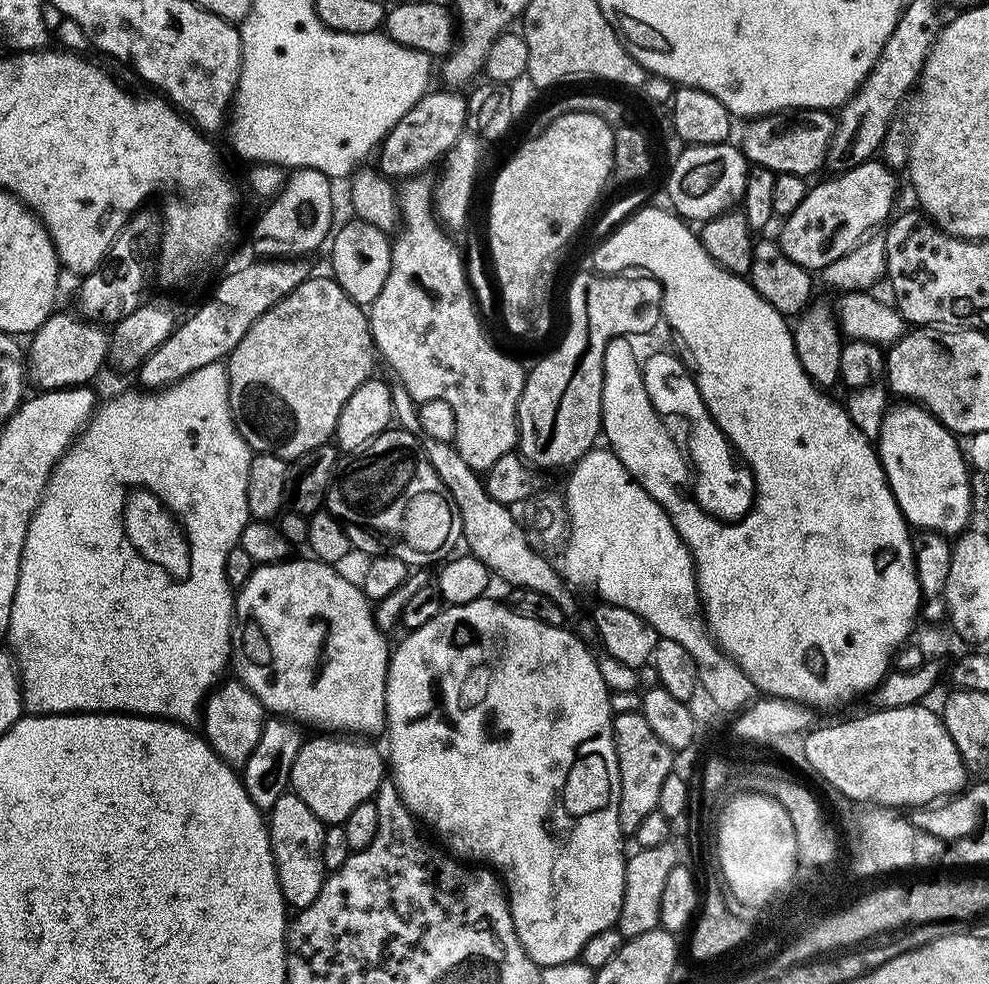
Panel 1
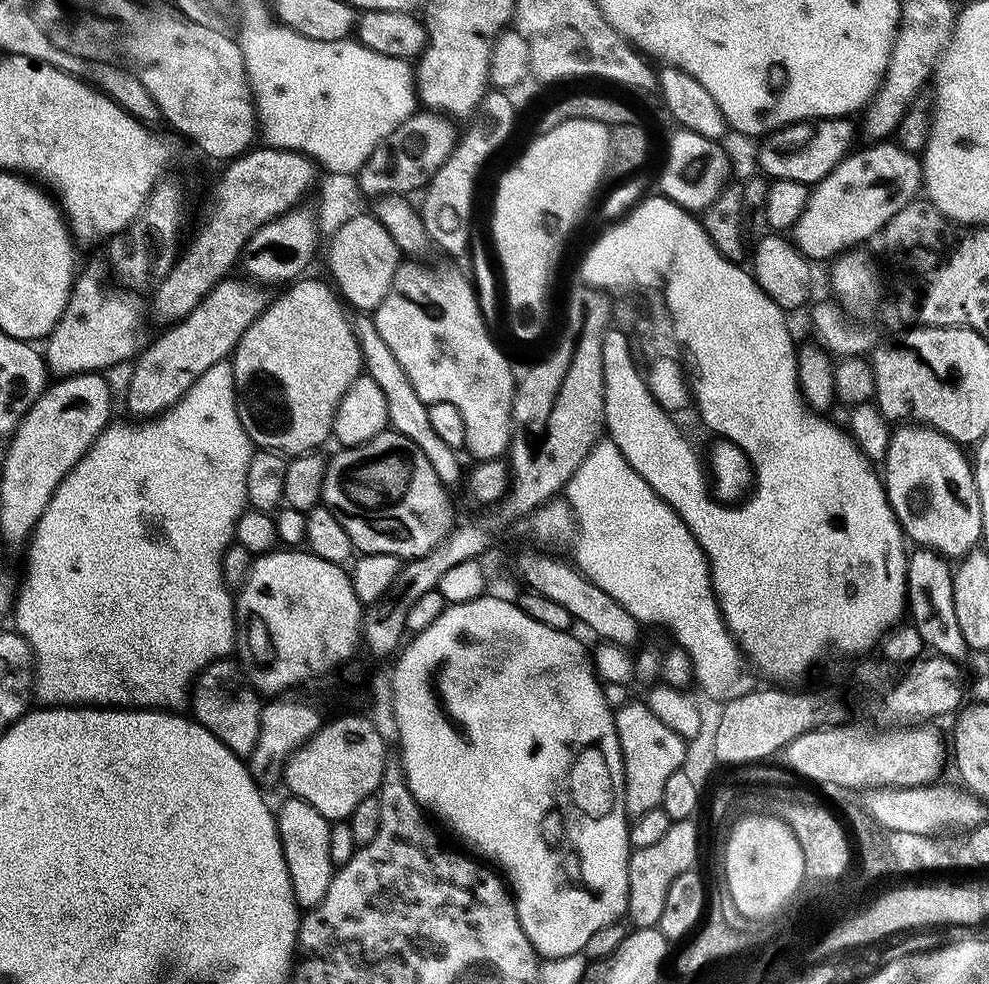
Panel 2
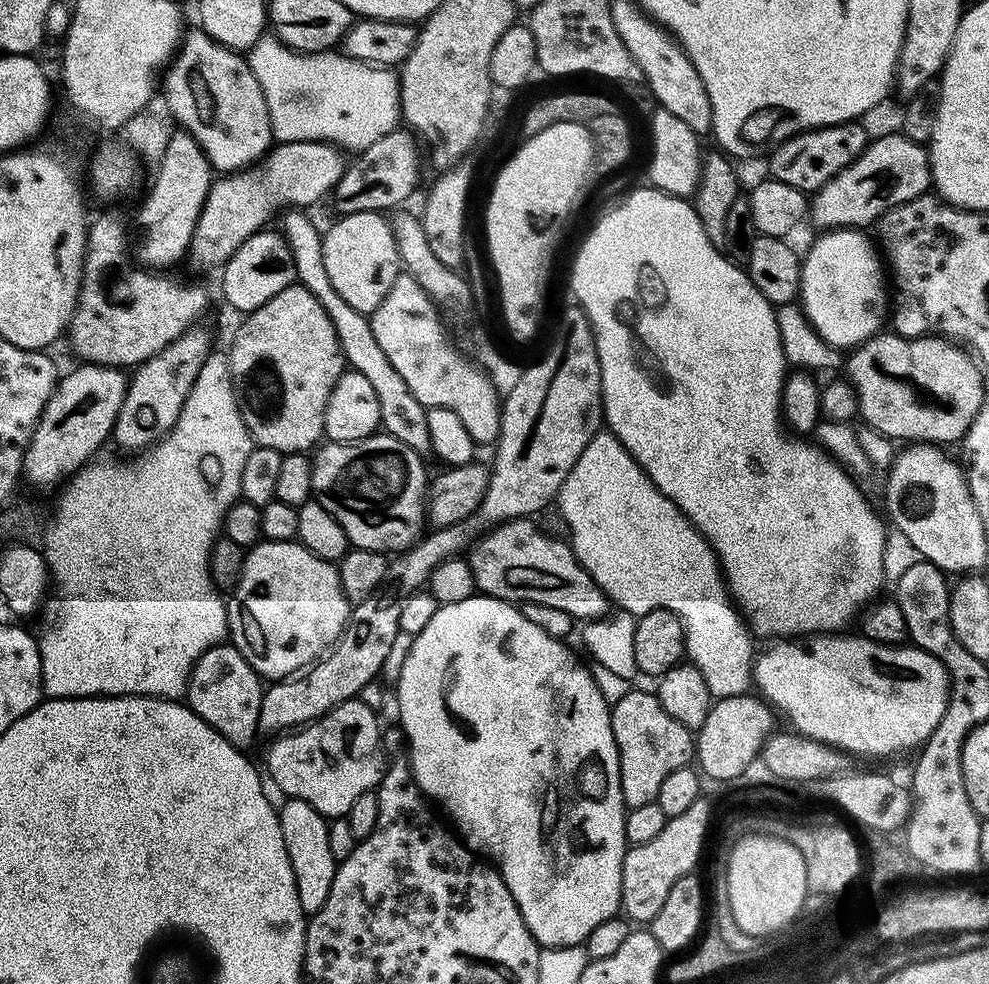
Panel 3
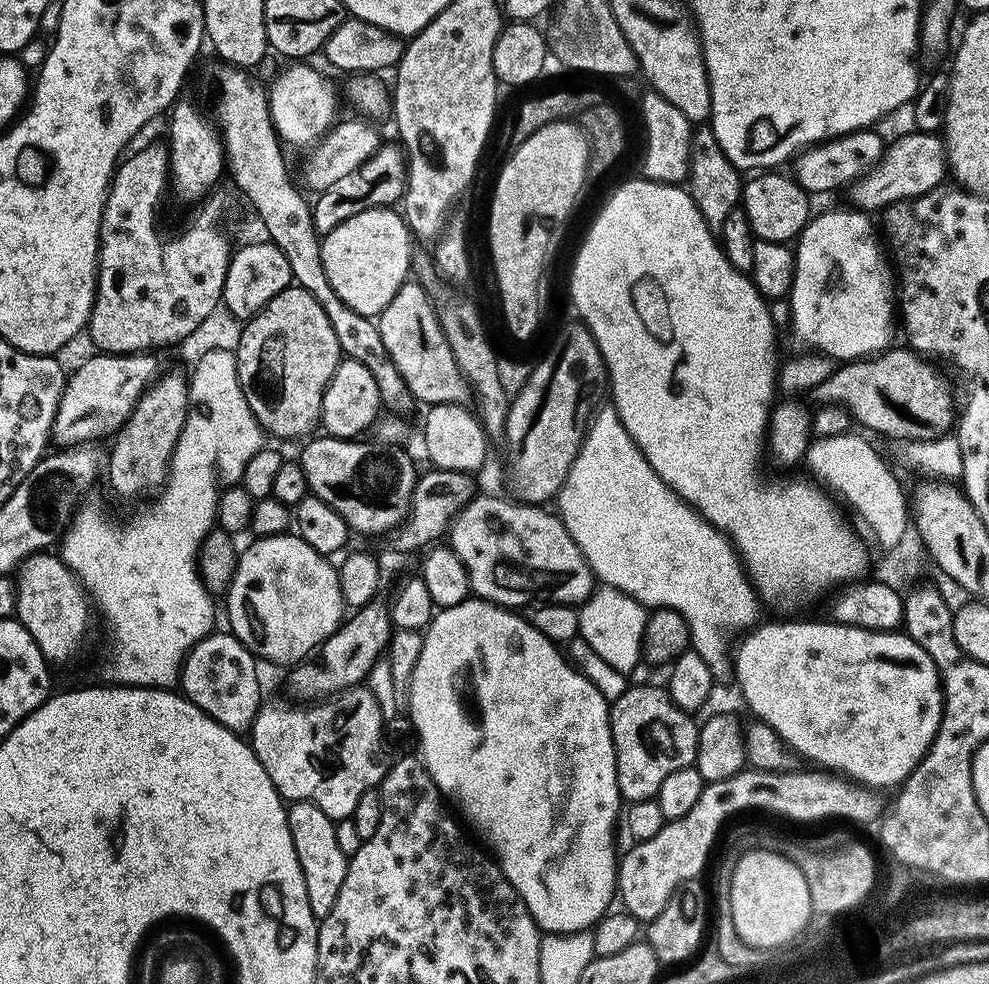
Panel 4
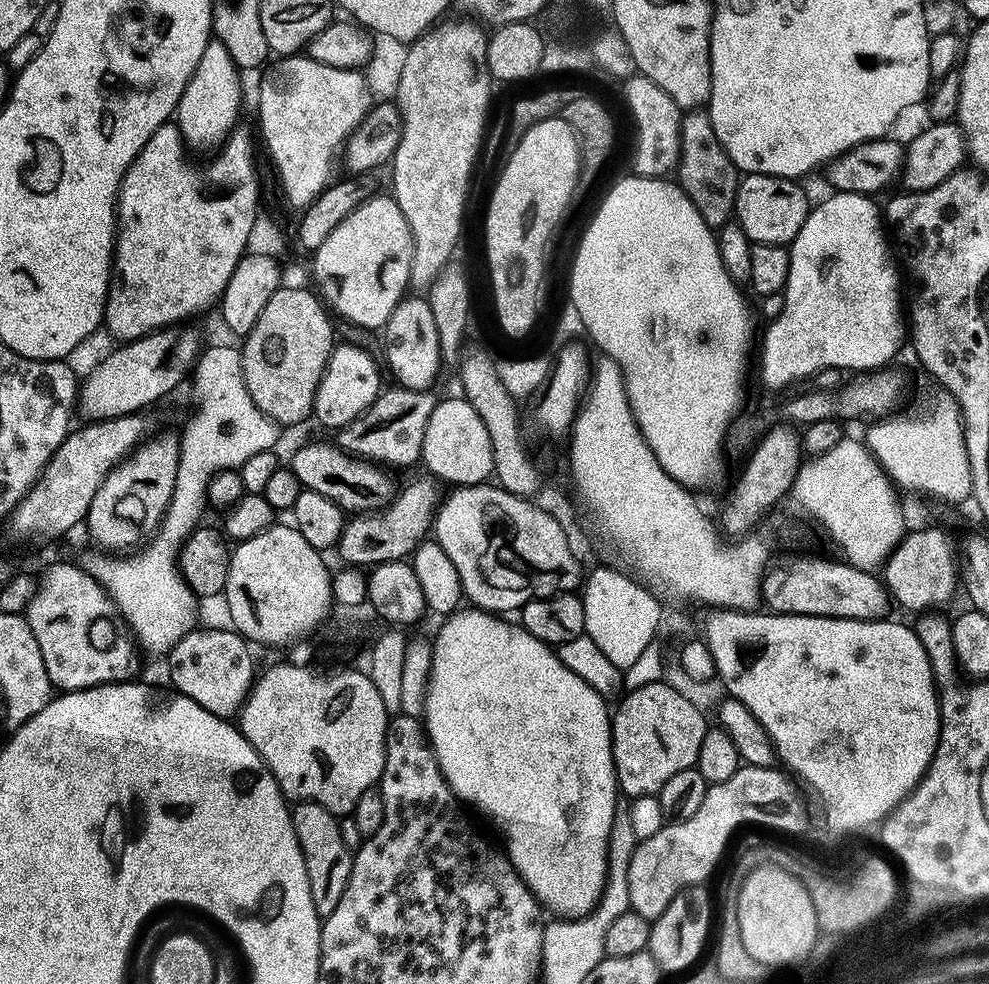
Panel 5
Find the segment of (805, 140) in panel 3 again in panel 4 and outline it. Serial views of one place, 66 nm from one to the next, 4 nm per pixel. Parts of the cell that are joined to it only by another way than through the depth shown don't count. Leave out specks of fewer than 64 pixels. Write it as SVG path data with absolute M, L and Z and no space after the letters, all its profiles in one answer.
M863 128L857 132L851 132L845 136L835 136L832 140L824 140L821 144L815 144L812 148L806 148L797 156L792 170L796 182L805 192L836 192L839 188L847 189L856 180L861 180L884 156L886 140L872 128Z

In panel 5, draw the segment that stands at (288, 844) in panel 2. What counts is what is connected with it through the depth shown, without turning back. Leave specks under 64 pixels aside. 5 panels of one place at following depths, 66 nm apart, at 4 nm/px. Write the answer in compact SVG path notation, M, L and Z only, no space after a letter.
M306 800L297 803L291 809L291 814L294 834L306 862L306 874L310 878L310 898L314 898L314 910L322 918L334 914L334 906L338 906L342 890L346 890L346 882L350 878L353 849L348 848L346 842L342 842L337 813L326 806Z

